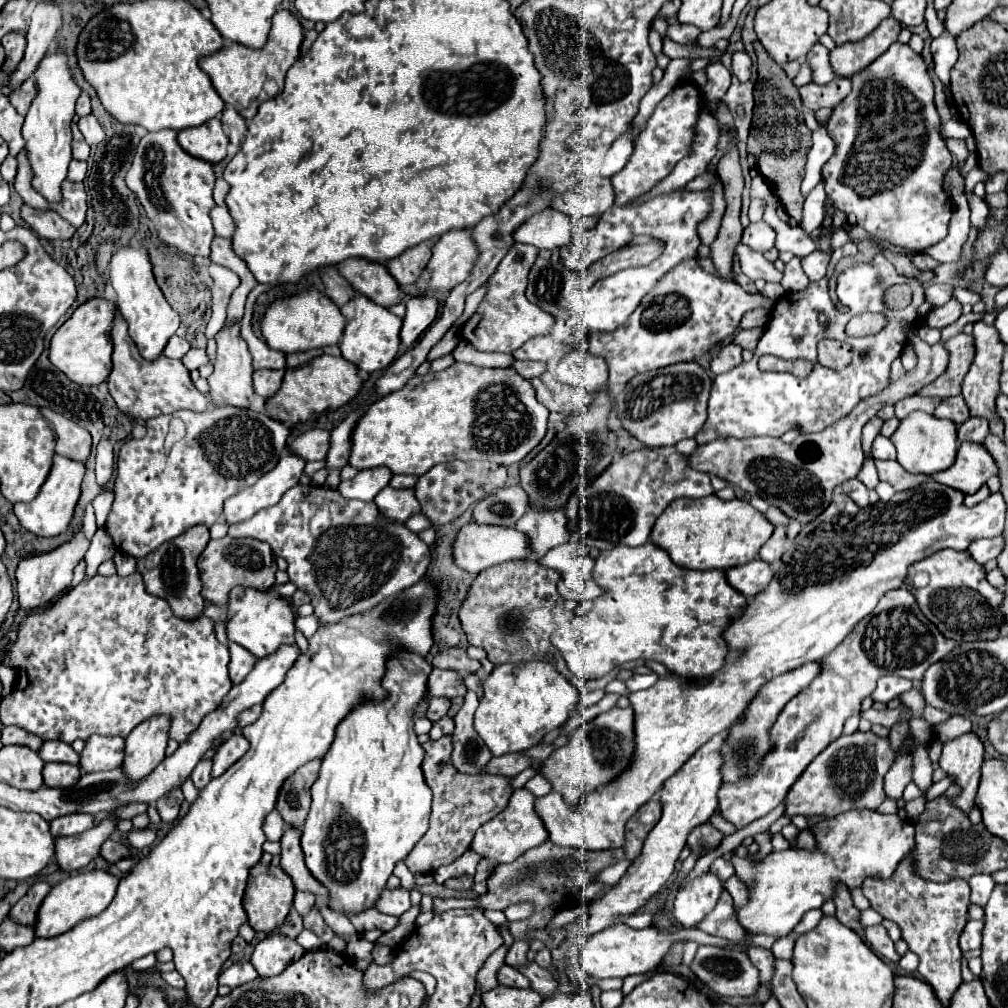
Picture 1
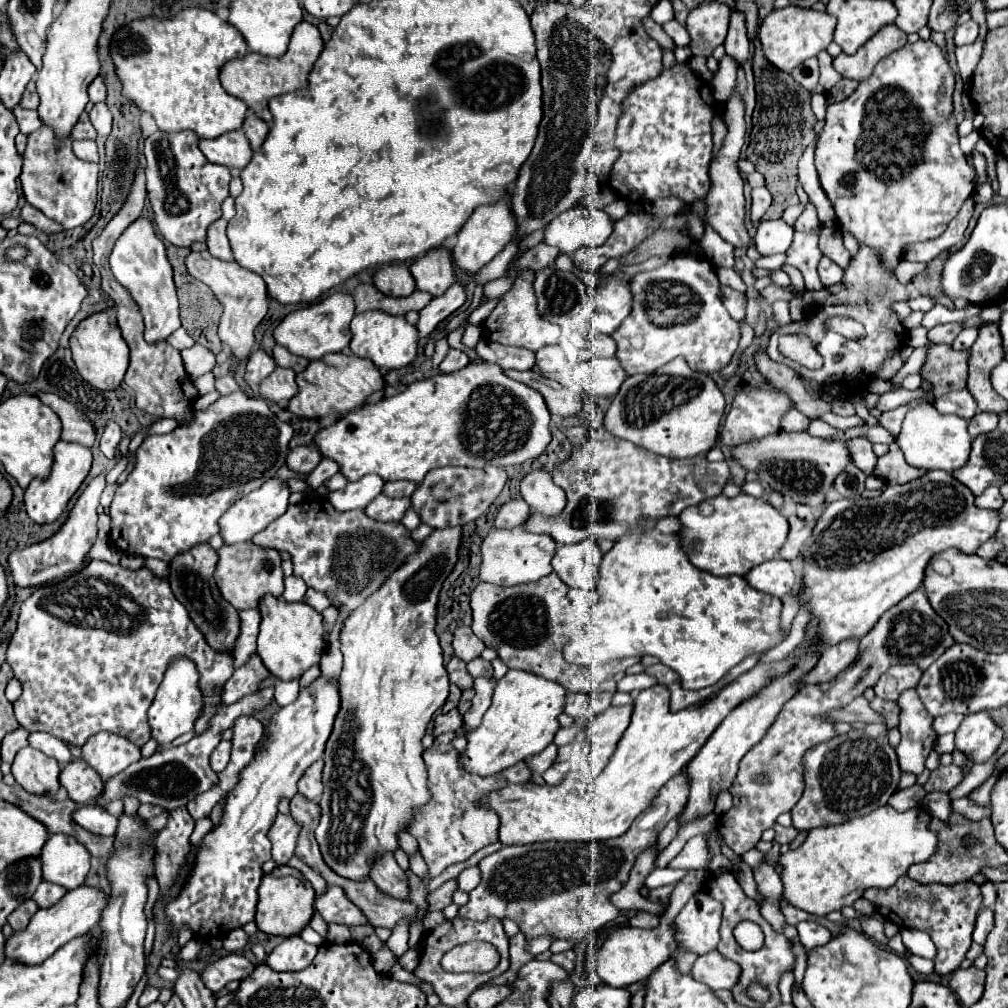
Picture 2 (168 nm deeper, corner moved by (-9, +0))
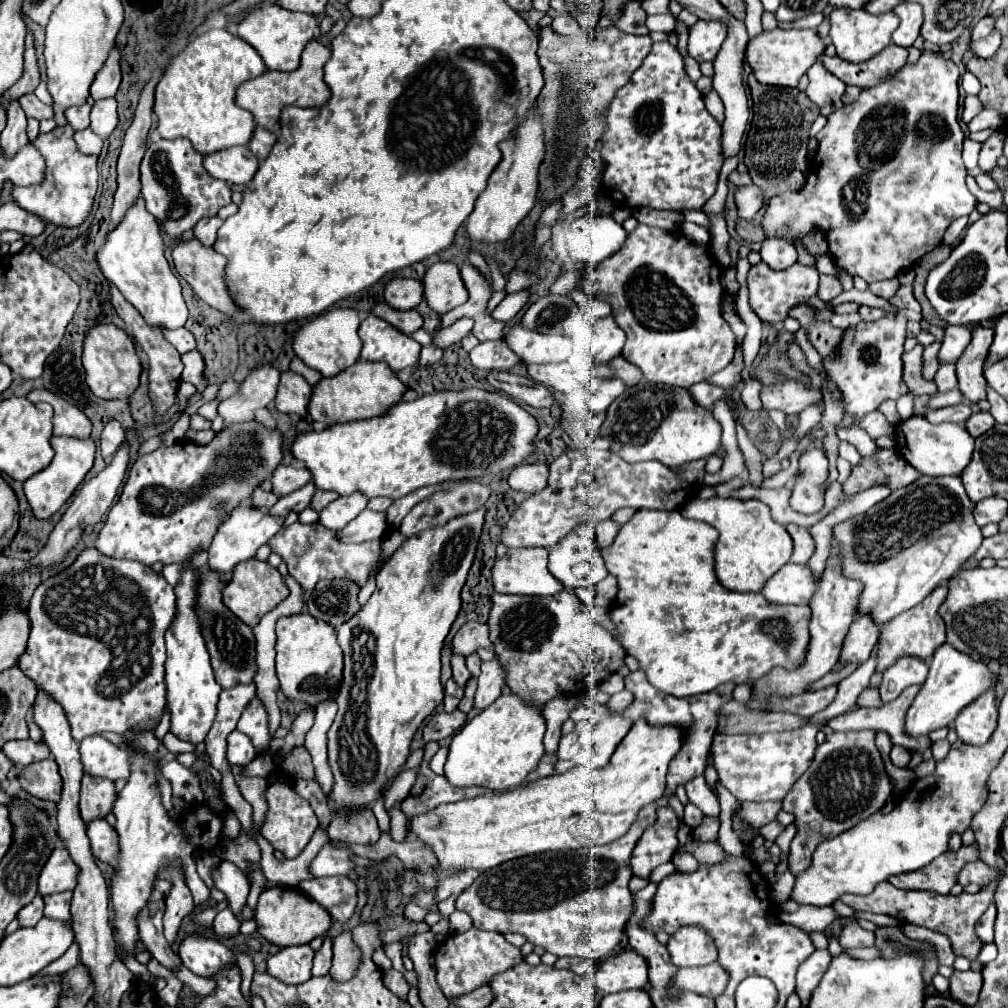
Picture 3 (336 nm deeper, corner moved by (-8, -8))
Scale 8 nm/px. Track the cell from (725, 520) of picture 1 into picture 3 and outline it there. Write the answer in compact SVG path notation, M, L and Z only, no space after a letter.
M692 499L686 507L680 507L680 513L686 519L698 519L718 529L720 535L714 547L714 569L718 581L730 591L760 591L764 583L790 561L792 537L784 525L772 521L770 509L756 499Z

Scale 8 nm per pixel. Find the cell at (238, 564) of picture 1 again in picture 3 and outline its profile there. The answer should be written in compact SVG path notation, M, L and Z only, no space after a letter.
M248 559L246 563L238 563L234 567L234 571L232 571L232 579L226 583L226 587L222 591L224 605L240 621L244 621L250 627L254 627L262 615L266 615L268 611L272 611L286 597L288 597L288 587L286 587L282 575L278 573L278 569L274 569L266 561L260 563L258 559Z

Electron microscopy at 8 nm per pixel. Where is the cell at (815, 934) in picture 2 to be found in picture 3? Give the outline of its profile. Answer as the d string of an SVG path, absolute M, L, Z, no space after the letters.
M816 949L800 967L798 967L798 977L796 977L796 993L802 999L804 1005L808 1005L810 995L814 987L820 983L822 975L826 973L828 965L832 961L832 955L828 949Z

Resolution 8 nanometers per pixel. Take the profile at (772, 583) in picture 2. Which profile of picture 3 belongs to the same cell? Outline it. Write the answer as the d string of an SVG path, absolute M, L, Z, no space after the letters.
M786 563L768 579L760 593L766 595L770 603L778 605L808 605L816 589L818 585L806 565Z

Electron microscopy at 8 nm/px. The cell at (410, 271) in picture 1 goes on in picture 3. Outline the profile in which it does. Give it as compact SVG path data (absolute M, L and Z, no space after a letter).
M434 263L426 269L422 285L424 297L436 313L446 313L468 299L460 271L454 263Z

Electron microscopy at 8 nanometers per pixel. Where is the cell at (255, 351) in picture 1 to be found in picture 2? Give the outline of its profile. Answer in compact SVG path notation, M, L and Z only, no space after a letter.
M257 349L251 353L247 361L247 371L245 371L245 381L251 385L259 385L269 373L275 369L275 361L271 355L267 355L263 349Z

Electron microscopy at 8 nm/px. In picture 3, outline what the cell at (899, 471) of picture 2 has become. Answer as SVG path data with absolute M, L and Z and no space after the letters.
M878 449L878 453L872 459L862 459L852 469L852 475L842 485L842 489L848 495L860 493L874 485L886 485L894 491L914 483L918 477L920 473L894 449Z

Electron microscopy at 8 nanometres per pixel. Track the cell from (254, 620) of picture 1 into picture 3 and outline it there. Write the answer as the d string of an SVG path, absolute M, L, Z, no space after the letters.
M310 613L288 615L276 621L276 637L276 675L282 693L312 707L320 701L334 699L342 677L342 649L336 643L334 627Z

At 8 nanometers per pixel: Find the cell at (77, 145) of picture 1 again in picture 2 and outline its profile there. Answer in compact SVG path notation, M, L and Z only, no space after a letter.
M83 111L81 119L75 123L75 127L73 127L71 135L73 135L73 139L95 139L95 137L97 137L97 133L95 133L95 129L93 129L91 121L89 121L87 111Z

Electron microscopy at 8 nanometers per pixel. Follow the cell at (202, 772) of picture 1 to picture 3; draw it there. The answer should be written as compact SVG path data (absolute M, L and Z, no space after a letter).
M232 731L228 735L228 751L226 751L226 759L230 765L248 765L254 759L254 747L250 743L250 739L246 739L246 735L242 735L240 731Z

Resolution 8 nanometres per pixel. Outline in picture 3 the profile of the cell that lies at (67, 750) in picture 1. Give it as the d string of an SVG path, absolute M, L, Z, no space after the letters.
M32 739L26 741L12 741L4 745L4 753L8 759L12 759L16 765L30 765L42 759L50 759L50 749L44 743L34 743Z

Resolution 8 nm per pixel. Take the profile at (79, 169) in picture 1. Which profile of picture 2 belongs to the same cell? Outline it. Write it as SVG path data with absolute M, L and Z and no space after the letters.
M77 139L77 141L73 141L73 153L79 159L87 159L87 161L93 161L93 163L99 161L97 145L95 145L93 139Z

